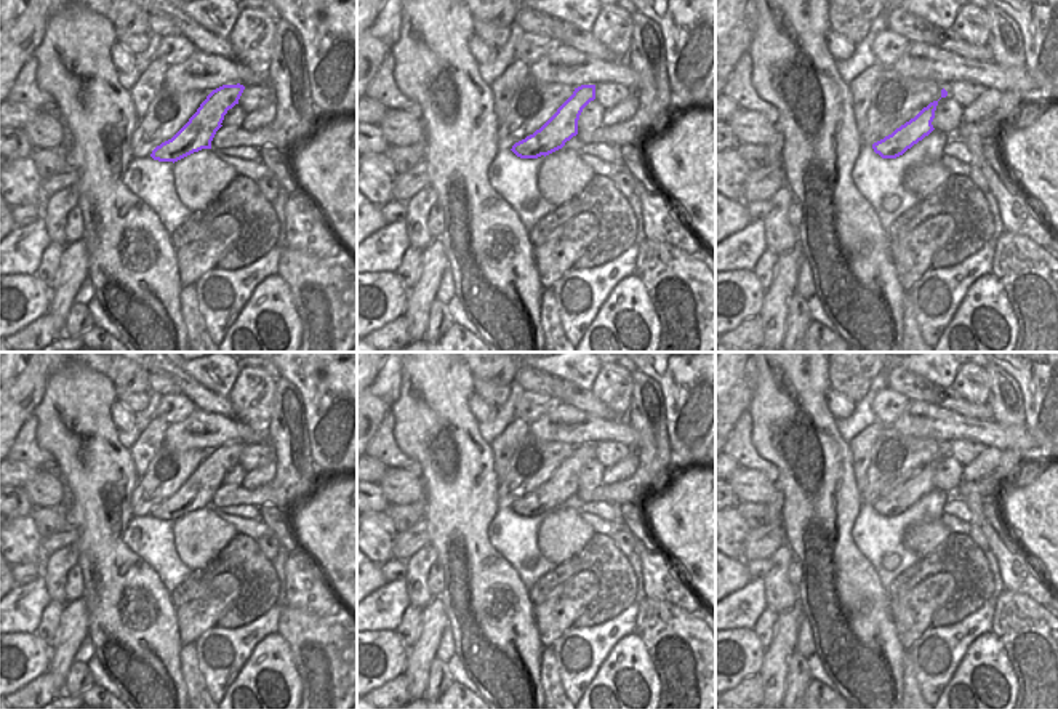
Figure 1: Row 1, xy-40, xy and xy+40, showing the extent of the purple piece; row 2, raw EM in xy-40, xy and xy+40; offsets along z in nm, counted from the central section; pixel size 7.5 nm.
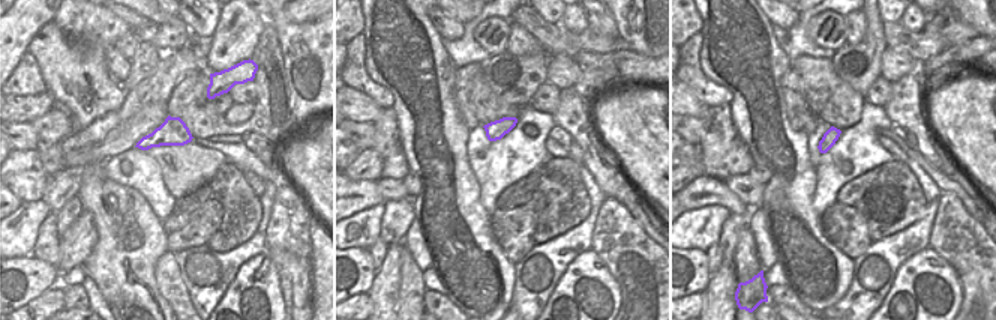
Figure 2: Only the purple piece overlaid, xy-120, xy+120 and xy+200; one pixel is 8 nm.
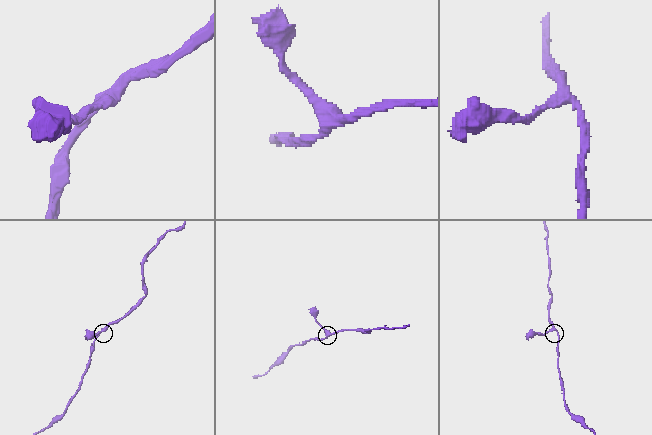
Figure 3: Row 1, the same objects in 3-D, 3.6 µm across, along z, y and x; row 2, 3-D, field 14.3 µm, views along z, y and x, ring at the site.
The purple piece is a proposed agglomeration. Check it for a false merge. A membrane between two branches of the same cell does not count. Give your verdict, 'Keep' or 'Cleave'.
Keep

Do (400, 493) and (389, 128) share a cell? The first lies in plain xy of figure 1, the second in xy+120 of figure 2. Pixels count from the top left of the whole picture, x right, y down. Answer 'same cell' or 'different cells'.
different cells

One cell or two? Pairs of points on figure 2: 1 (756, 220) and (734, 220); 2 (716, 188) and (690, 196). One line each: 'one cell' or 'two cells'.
1: two cells
2: one cell

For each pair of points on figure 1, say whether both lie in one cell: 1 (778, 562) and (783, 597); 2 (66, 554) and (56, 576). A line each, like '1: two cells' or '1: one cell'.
1: one cell
2: one cell

